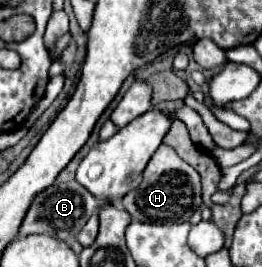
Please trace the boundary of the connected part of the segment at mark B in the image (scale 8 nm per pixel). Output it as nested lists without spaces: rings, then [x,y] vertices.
[[[75,180],[51,184],[47,190],[43,190],[41,194],[37,194],[33,198],[33,202],[31,202],[23,222],[21,222],[17,236],[25,238],[31,234],[45,234],[45,236],[53,236],[53,238],[63,240],[63,242],[73,242],[75,236],[79,234],[79,230],[85,226],[85,222],[97,210],[97,206],[99,206],[97,198],[93,198],[93,194],[89,194],[89,190],[85,190]]]

